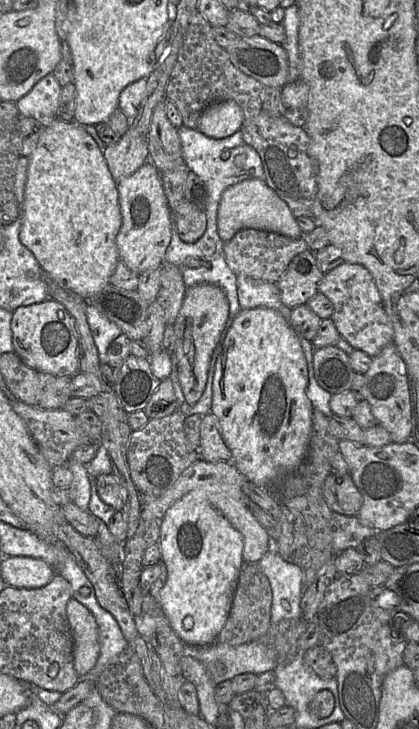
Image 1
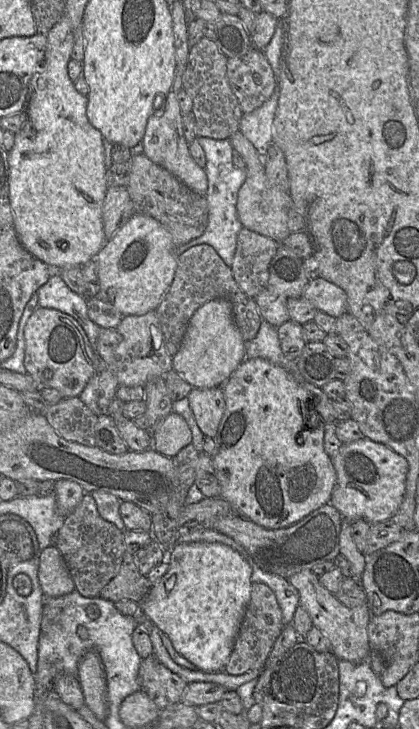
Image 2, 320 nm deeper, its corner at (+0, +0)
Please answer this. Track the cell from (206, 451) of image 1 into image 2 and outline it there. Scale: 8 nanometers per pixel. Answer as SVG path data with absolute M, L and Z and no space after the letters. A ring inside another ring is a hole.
M192 388L187 396L197 425L205 436L215 438L225 410L223 389Z

